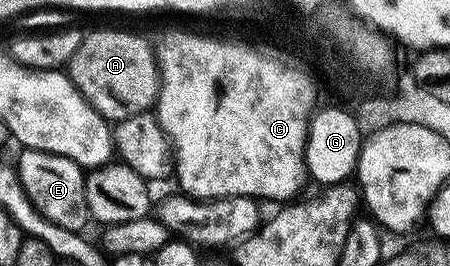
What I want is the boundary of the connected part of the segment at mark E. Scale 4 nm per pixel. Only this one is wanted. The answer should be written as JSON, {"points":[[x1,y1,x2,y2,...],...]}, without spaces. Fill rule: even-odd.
{"points":[[33,148,21,151,19,154,21,155,20,160,18,159,20,181,32,205,50,222,66,230,83,233,84,227,90,224,88,203,84,193,85,169,70,158,49,152,39,152]]}

